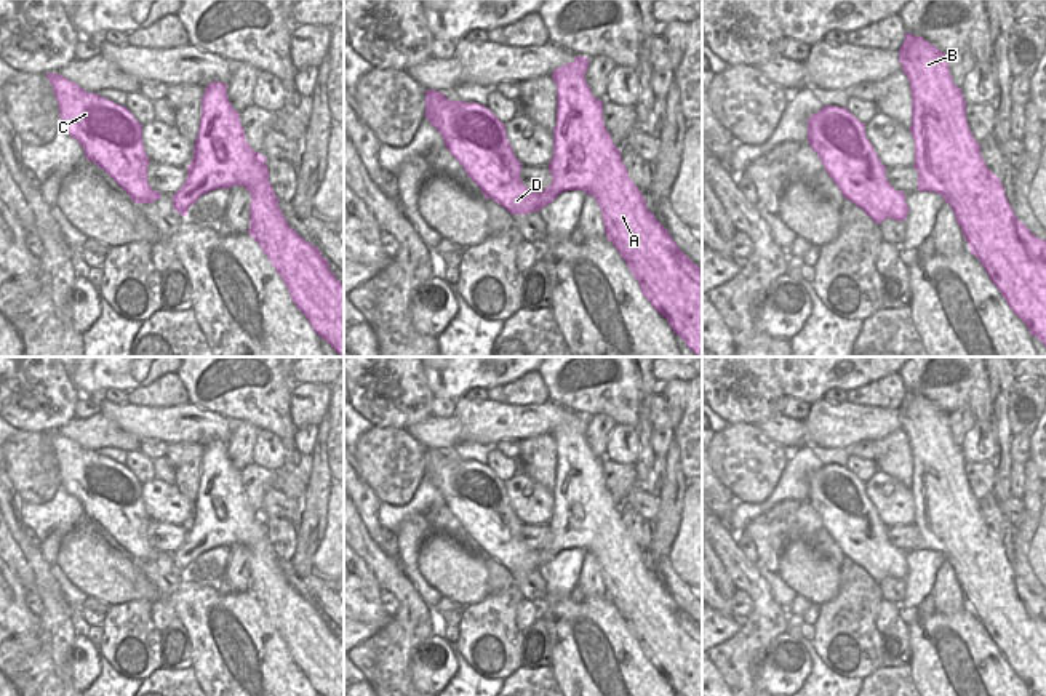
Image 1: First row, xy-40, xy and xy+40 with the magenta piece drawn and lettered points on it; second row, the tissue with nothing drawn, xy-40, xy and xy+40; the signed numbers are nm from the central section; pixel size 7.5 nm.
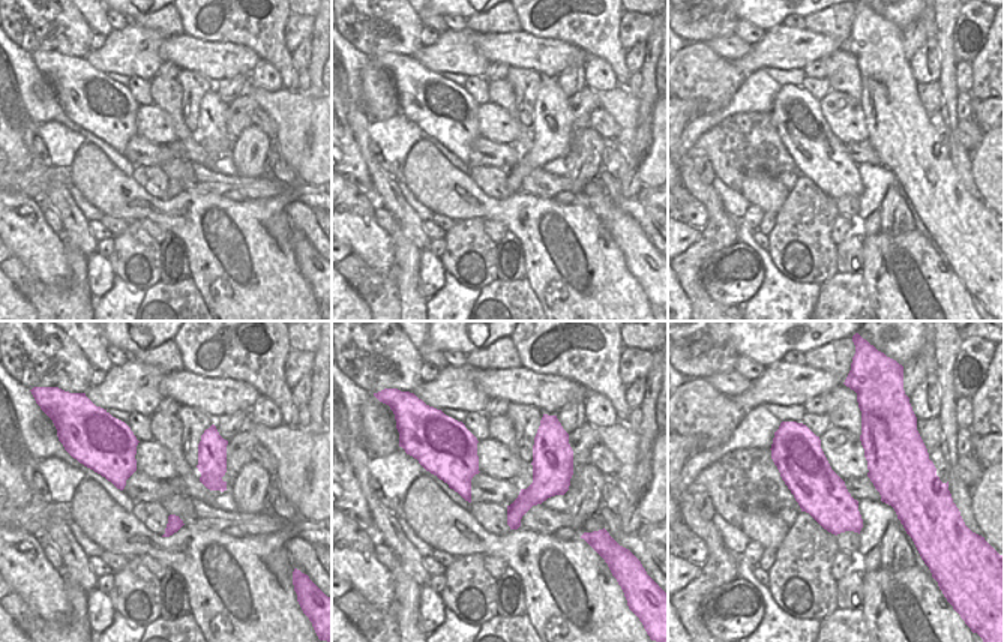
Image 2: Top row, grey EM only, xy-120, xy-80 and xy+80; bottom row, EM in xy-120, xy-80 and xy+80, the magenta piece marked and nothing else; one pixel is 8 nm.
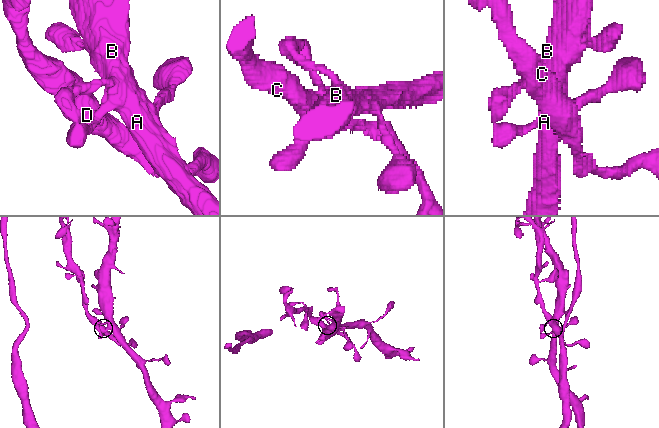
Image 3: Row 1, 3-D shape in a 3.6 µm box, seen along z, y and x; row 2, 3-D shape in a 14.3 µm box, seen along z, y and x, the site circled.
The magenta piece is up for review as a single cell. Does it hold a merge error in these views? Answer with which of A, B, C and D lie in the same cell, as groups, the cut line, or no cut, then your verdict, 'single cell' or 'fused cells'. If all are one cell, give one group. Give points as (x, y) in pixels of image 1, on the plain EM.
A B / C D | xy (538, 552), (542, 565) | fused cells

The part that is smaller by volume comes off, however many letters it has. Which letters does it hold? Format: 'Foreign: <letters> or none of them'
Foreign: C, D

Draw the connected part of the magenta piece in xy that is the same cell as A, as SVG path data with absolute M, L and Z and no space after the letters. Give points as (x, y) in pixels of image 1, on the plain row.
M576 414L573 421L552 432L557 443L553 514L547 525L552 542L539 550L541 565L544 566L568 549L584 549L592 554L601 568L606 597L640 642L643 654L656 670L667 677L677 694L702 696L702 627L678 606L669 589L648 568L643 552L629 536L621 509L605 485L603 459L592 453L585 440L587 427L589 418Z

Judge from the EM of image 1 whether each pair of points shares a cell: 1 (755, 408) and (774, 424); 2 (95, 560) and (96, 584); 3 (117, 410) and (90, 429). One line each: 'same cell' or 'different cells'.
1: different cells
2: same cell
3: different cells

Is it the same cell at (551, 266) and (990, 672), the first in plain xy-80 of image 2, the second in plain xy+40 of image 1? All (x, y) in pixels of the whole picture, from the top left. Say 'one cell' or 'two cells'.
one cell

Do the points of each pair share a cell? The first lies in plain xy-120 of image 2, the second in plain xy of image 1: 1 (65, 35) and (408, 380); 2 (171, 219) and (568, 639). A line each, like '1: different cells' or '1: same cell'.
1: same cell
2: same cell

